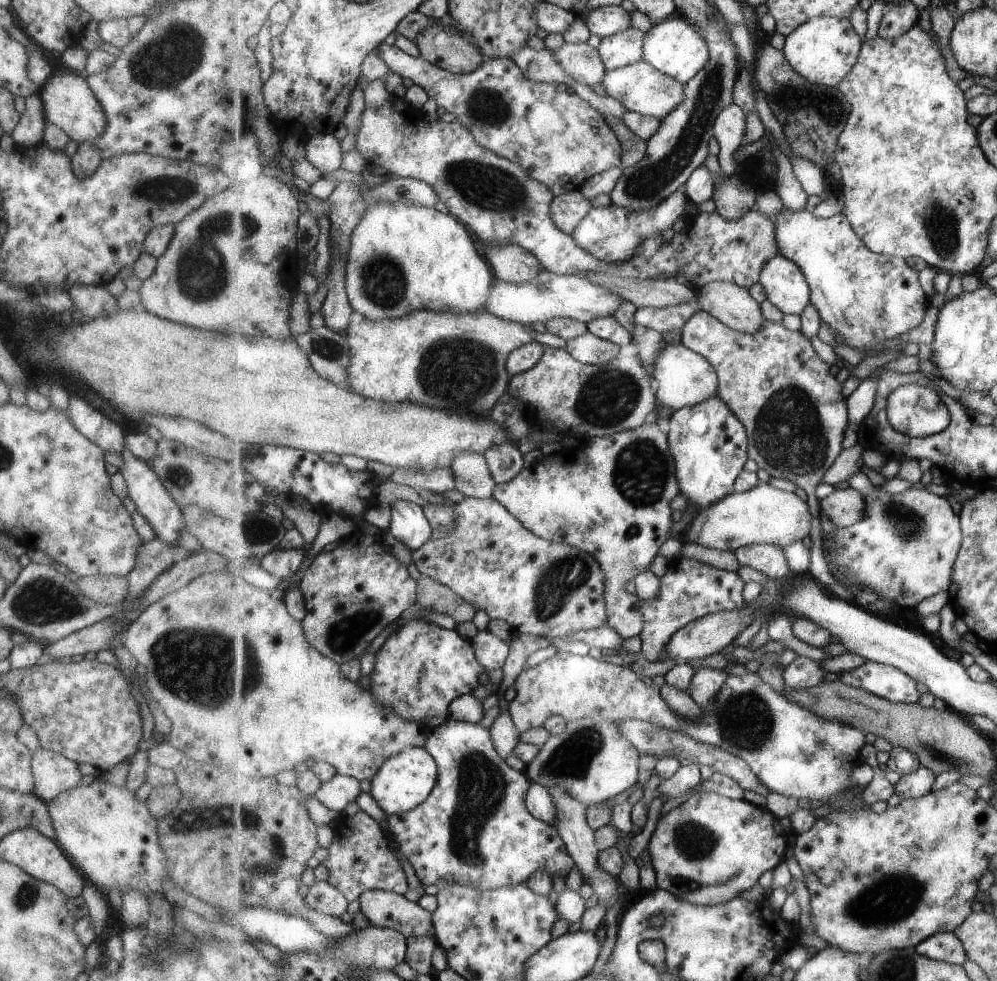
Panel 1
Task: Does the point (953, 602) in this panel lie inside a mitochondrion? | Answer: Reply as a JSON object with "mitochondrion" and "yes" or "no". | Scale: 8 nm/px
{"mitochondrion":"no"}

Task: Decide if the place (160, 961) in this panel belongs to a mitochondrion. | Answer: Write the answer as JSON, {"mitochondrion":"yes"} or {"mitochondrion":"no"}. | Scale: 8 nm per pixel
{"mitochondrion":"yes"}

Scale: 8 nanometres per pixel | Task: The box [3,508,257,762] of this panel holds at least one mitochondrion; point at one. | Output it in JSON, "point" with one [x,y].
{"point":[43,601]}

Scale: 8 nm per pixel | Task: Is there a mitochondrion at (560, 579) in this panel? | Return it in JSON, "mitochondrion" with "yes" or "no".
{"mitochondrion":"yes"}

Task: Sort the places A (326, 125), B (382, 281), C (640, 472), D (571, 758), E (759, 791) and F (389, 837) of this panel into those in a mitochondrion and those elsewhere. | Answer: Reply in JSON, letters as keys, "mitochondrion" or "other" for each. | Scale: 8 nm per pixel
{"A":"other","B":"mitochondrion","C":"mitochondrion","D":"mitochondrion","E":"other","F":"other"}

